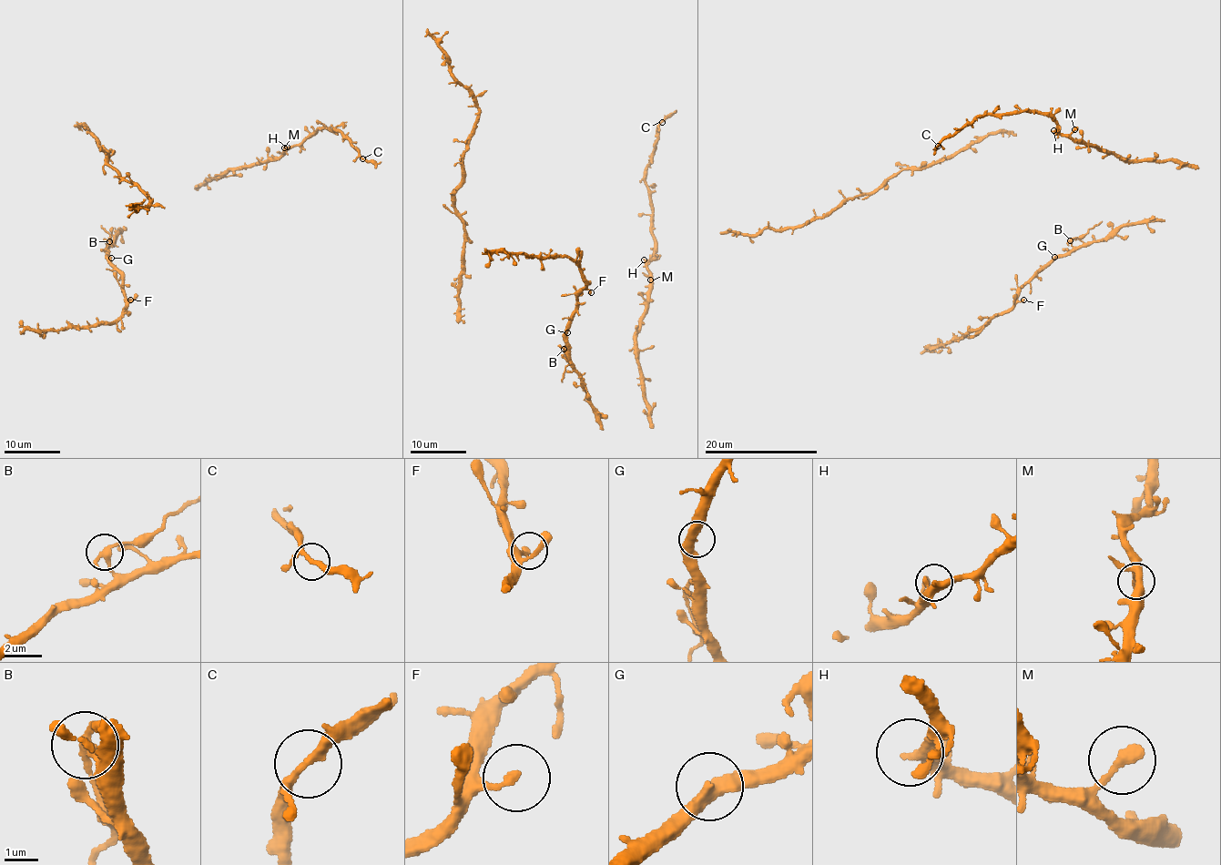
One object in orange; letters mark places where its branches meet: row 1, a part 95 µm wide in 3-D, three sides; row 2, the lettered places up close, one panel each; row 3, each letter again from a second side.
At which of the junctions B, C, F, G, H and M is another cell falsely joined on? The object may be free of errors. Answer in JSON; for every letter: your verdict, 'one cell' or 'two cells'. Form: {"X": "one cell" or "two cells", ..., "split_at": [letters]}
{"B": "two cells", "C": "one cell", "F": "one cell", "G": "one cell", "H": "one cell", "M": "one cell", "split_at": ["B"]}

